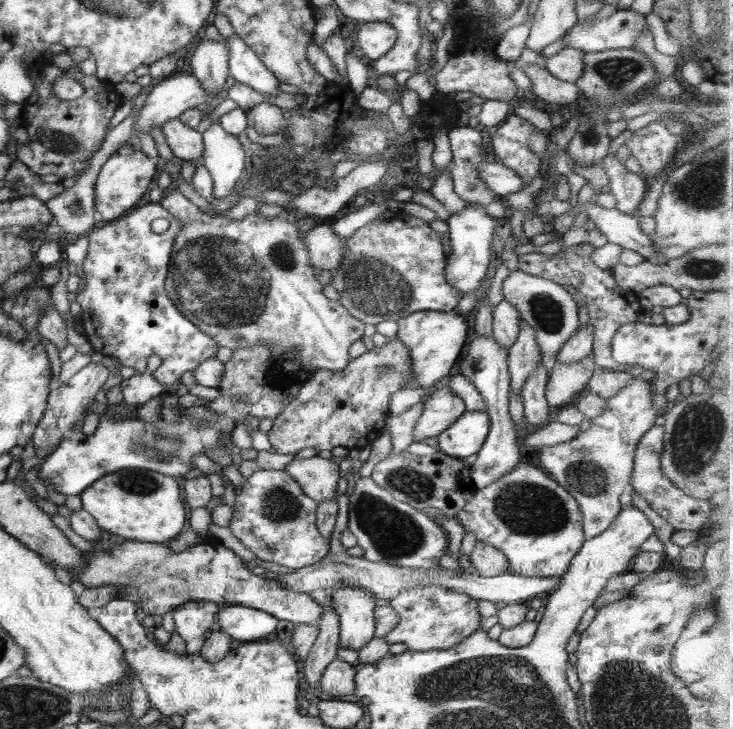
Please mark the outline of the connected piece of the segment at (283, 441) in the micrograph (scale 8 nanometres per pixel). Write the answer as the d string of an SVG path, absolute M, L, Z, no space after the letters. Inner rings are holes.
M398 338L389 339L383 346L375 347L359 358L352 359L343 372L334 373L320 369L308 374L309 377L298 390L298 395L273 420L273 426L267 433L274 452L296 454L303 448L331 451L336 446L344 446L349 450L363 449L383 435L387 424L385 421L389 418L390 394L394 390L410 389L415 386L410 350Z

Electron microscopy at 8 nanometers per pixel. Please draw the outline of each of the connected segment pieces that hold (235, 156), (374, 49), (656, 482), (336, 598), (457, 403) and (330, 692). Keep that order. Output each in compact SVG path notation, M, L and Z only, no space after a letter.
M214 121L203 132L204 152L199 161L208 169L213 178L214 196L212 199L222 200L235 194L236 182L240 180L246 160L246 152L237 135L231 135Z
M386 22L361 23L351 44L353 49L369 63L393 50L398 32Z
M655 425L640 440L635 450L634 470L632 471L630 486L650 504L652 510L672 526L673 531L692 530L692 532L696 532L697 530L702 535L708 536L709 531L706 525L711 520L712 506L704 499L692 498L692 494L688 496L662 472L660 457L664 450L664 436L664 428Z
M349 586L331 589L330 605L338 613L339 646L360 650L375 637L376 603L372 592Z
M450 387L434 390L424 401L423 414L414 430L414 442L445 432L466 410L464 401Z
M337 658L328 664L326 671L322 673L320 679L322 696L342 698L347 694L354 694L355 678L354 666Z

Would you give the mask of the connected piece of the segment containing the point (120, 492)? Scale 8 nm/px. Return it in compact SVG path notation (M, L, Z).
M128 468L98 478L80 493L82 508L89 512L100 528L123 540L168 544L182 533L186 522L186 506L180 498L176 478L170 475Z

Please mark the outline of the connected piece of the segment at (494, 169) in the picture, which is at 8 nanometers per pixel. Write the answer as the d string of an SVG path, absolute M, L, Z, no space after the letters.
M494 158L478 166L478 175L498 196L520 192L528 185L512 169L495 161Z

